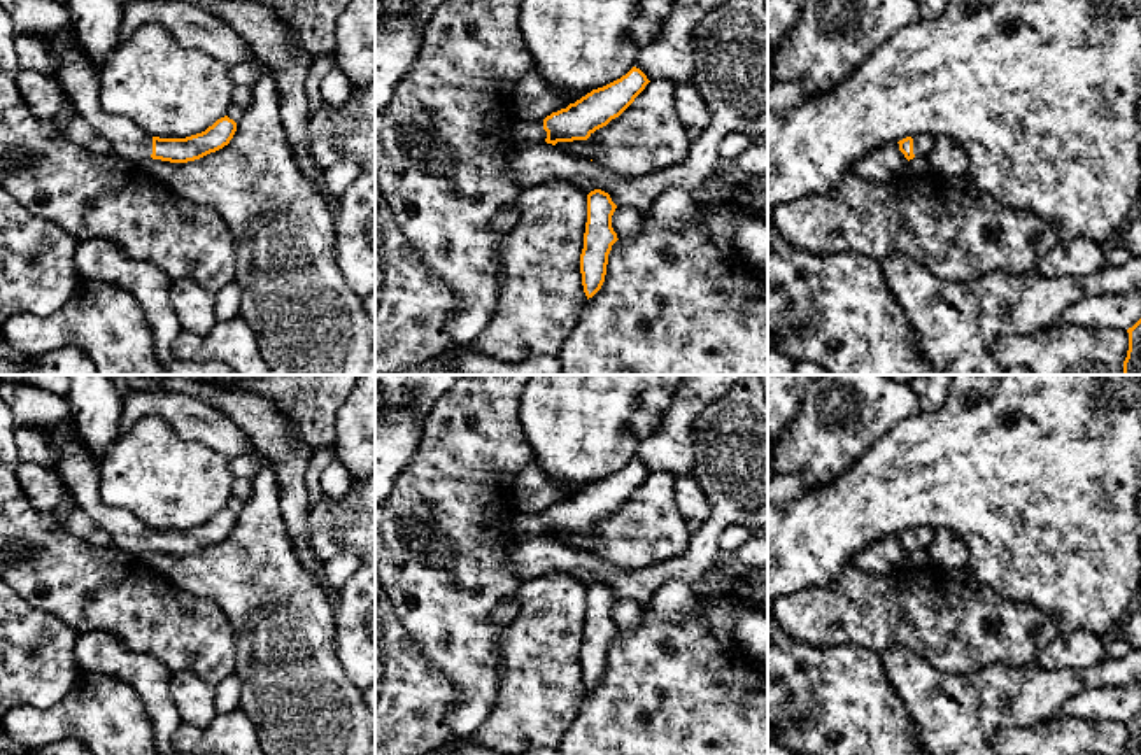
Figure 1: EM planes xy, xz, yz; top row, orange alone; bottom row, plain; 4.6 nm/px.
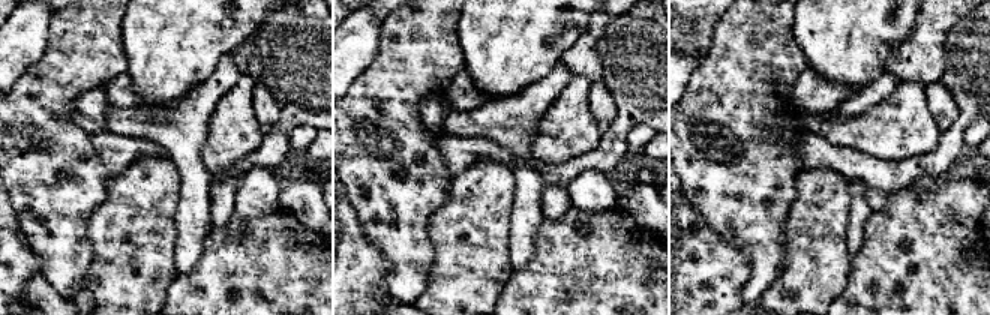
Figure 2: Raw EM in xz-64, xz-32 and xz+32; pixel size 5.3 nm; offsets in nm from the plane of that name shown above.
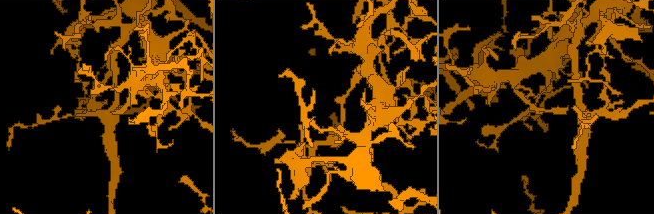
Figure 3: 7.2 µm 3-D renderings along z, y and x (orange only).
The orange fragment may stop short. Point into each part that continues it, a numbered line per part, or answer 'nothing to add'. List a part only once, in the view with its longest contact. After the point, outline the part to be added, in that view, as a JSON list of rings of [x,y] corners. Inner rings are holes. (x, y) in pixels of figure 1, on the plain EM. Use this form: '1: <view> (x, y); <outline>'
1: xy (77, 468); [[[2,378],[0,398],[9,406],[16,426],[42,429],[58,441],[56,475],[89,519],[112,536],[114,545],[144,557],[152,547],[152,529],[133,513],[102,501],[100,459],[79,440],[67,398]]]

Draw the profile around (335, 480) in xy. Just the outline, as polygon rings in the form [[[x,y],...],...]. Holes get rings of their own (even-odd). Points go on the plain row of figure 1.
[[[340,459],[331,461],[321,475],[322,496],[340,501],[352,487],[352,476]]]

